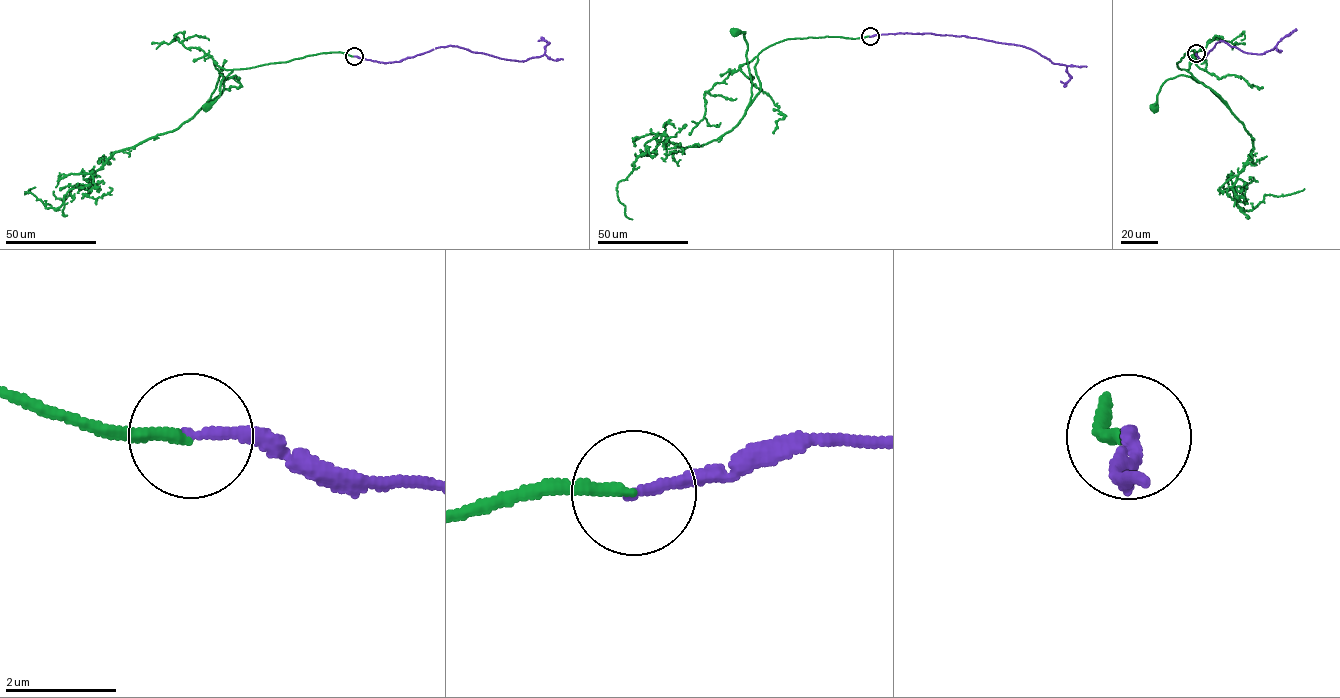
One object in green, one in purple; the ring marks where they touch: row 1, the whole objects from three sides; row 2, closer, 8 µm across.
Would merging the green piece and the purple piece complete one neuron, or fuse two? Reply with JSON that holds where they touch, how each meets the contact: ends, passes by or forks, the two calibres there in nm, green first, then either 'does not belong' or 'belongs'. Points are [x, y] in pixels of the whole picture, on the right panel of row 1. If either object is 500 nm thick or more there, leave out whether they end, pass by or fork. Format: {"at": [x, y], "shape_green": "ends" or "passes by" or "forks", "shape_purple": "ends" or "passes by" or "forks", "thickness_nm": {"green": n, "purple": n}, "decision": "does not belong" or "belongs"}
{"at": [1196, 53], "shape_green": "ends", "shape_purple": "ends", "thickness_nm": {"green": 200, "purple": 190}, "decision": "does not belong"}

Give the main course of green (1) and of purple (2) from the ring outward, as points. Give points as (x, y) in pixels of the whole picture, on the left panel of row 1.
1: (354, 56), (320, 53), (233, 69), (222, 93), (203, 107), (219, 77), (219, 96), (207, 107)
2: (354, 56), (381, 62), (400, 61), (436, 48), (452, 45), (524, 61), (542, 56), (548, 42), (538, 41)

